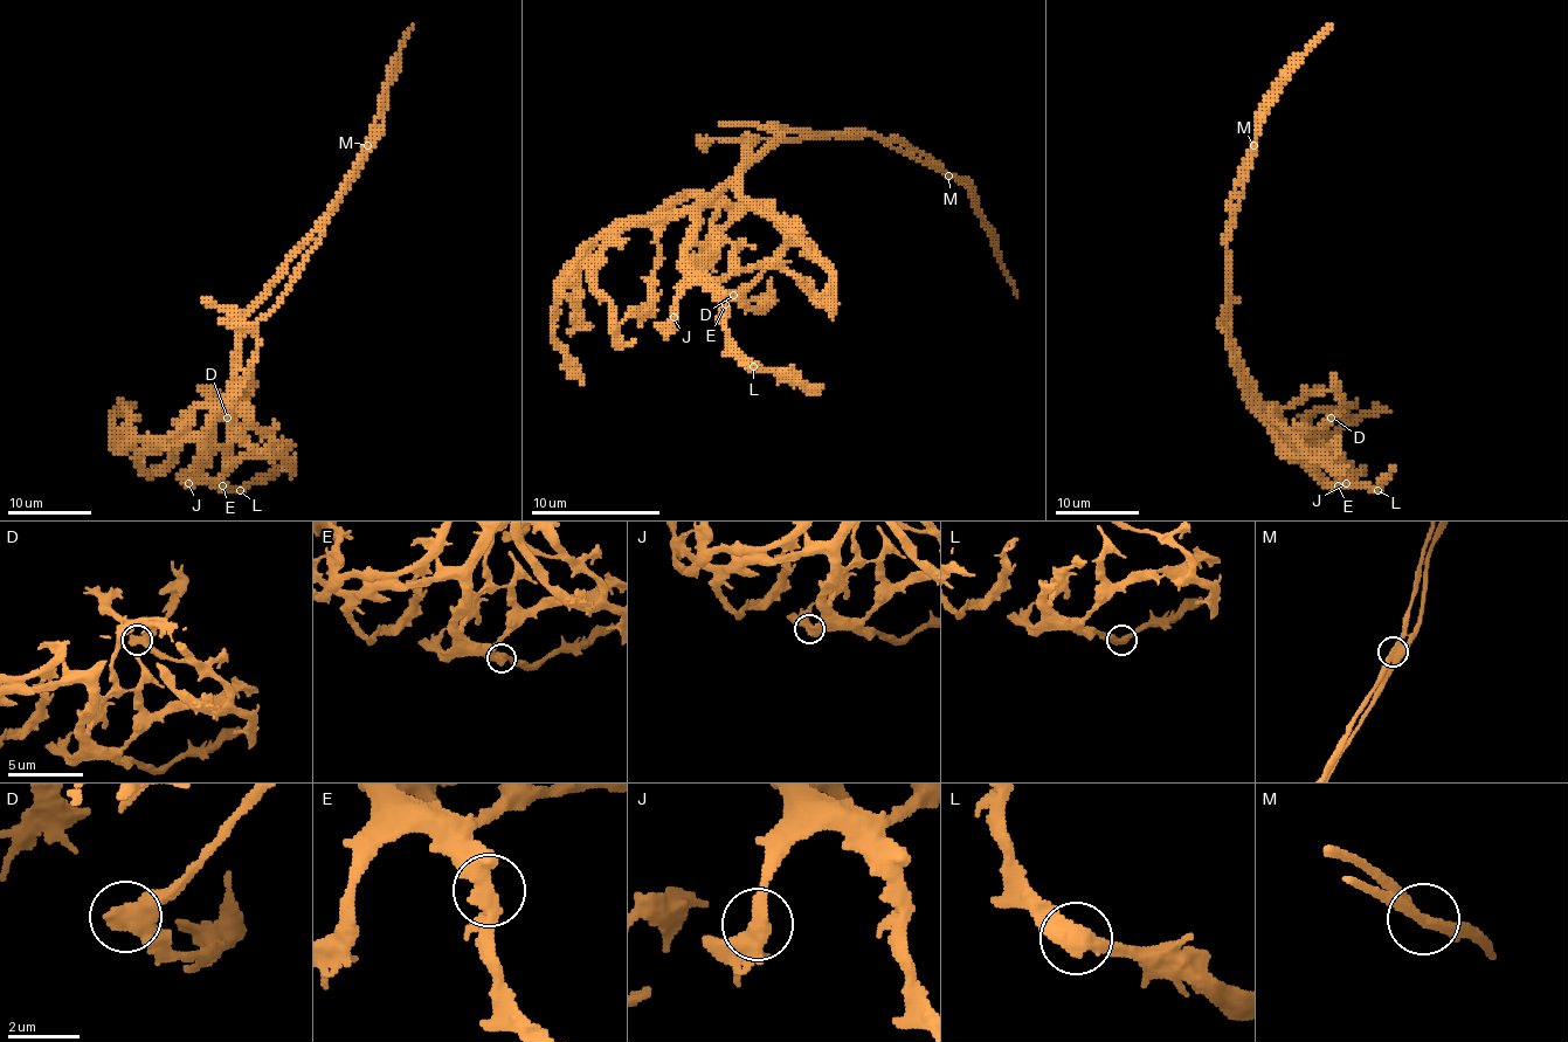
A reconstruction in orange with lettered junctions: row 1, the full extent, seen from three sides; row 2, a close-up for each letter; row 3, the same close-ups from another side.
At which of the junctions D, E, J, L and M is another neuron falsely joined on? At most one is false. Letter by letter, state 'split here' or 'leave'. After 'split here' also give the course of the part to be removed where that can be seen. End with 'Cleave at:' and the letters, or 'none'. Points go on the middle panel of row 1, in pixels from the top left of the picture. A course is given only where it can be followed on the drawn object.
D: leave
E: leave
J: leave
L: leave
M: split here; course (950, 174), (891, 138), (758, 138), (700, 209), (686, 264), (713, 290), (726, 339), (748, 361), (823, 388)
Cleave at: M

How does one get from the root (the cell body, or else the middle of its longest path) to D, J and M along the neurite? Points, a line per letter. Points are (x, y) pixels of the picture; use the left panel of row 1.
D: (262, 299), (243, 318), (240, 366), (230, 394), (220, 408), (237, 408), (261, 432), (246, 429), (227, 416)
J: (262, 299), (243, 318), (240, 366), (230, 394), (220, 408), (214, 447), (195, 482), (188, 484)
M: (262, 299), (262, 292), (285, 260), (327, 213), (367, 145)

